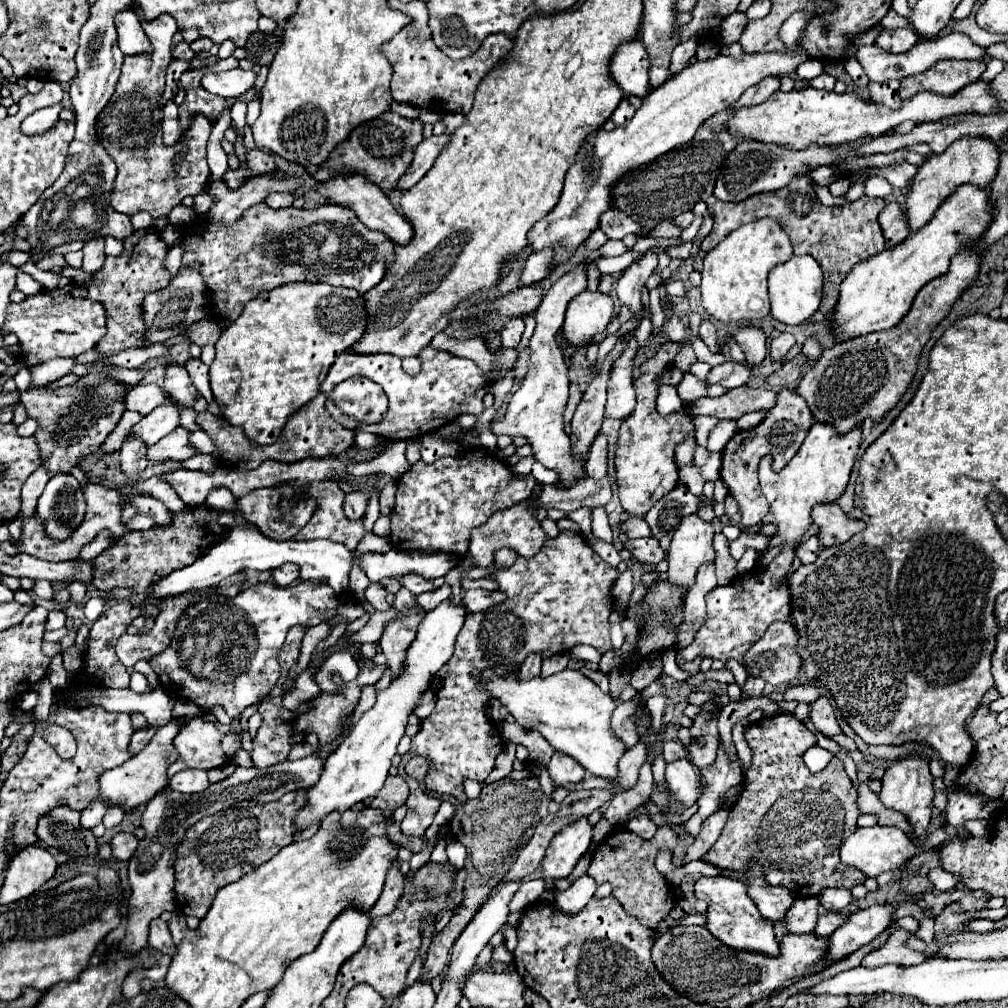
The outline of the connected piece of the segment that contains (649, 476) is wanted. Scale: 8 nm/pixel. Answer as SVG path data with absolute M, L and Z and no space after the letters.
M665 341L659 349L659 353L639 367L639 377L635 377L633 387L637 393L637 407L635 411L623 421L619 439L617 439L617 451L615 451L615 469L617 469L617 491L621 505L627 513L635 517L643 517L649 507L653 507L665 493L669 493L677 483L677 465L673 461L675 447L683 443L683 439L695 435L695 425L691 421L691 415L681 409L669 415L659 415L655 409L655 391L659 387L657 379L673 367L675 355L681 351L681 343Z

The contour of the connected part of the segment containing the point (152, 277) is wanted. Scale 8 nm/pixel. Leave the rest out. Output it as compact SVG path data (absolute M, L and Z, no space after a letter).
M151 227L137 229L123 239L123 253L105 257L103 269L89 281L89 299L101 301L107 311L107 335L97 343L97 349L103 355L113 355L129 347L143 347L143 343L137 343L137 339L141 339L141 299L145 293L157 291L169 283L171 275L165 269L167 251L169 247L159 231Z

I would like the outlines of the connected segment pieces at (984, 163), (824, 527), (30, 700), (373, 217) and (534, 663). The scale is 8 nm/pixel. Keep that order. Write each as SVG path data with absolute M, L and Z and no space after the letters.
M961 137L951 143L943 153L927 157L927 161L919 167L907 195L907 219L911 231L917 231L921 225L925 225L957 185L989 185L995 179L999 157L999 147L989 137Z
M821 503L815 505L813 511L813 523L821 527L821 545L837 545L837 543L845 543L847 539L851 539L857 531L863 529L863 523L859 523L859 519L847 519L847 515L841 511L839 503Z
M25 691L25 695L21 695L21 699L17 701L17 705L19 705L25 713L31 713L31 711L35 709L35 705L37 705L37 699L39 699L39 695L37 695L35 691Z
M337 175L337 179L331 179L329 183L321 183L319 193L335 201L337 205L353 209L359 221L363 221L369 229L387 235L395 245L407 245L413 239L413 225L389 203L389 197L385 193L377 191L377 187L361 179L361 175Z
M529 655L525 659L525 663L521 665L521 669L517 673L517 679L525 681L525 679L535 679L539 675L541 675L541 655Z

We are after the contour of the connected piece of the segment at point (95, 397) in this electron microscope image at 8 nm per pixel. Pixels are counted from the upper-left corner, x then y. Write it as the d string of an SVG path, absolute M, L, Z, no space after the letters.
M99 361L93 373L81 377L79 383L71 387L55 391L47 387L31 387L21 393L27 415L39 423L35 439L49 475L69 473L69 469L77 465L85 455L93 453L115 429L121 413L125 411L125 387L121 387L121 383L111 377L99 377L101 369L103 361Z

